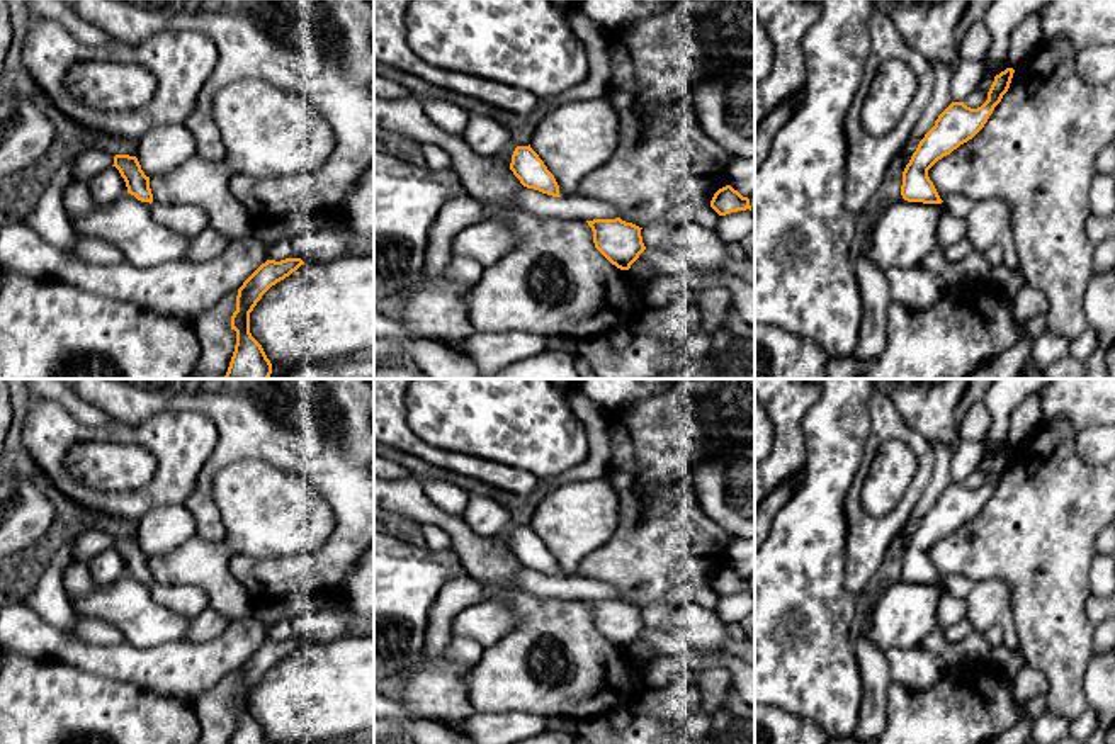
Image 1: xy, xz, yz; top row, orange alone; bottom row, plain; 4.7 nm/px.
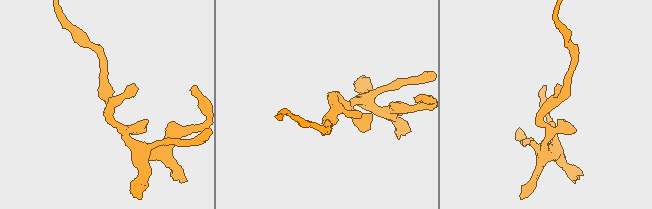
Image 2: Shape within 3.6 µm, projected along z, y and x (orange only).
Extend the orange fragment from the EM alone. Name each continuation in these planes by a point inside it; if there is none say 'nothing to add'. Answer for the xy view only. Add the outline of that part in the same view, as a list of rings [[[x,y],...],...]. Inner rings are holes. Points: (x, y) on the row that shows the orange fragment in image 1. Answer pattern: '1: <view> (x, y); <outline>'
nothing to add

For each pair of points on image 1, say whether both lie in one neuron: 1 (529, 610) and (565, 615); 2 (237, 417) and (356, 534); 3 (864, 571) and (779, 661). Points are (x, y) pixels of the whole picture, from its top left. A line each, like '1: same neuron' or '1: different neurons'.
1: same neuron
2: same neuron
3: different neurons

